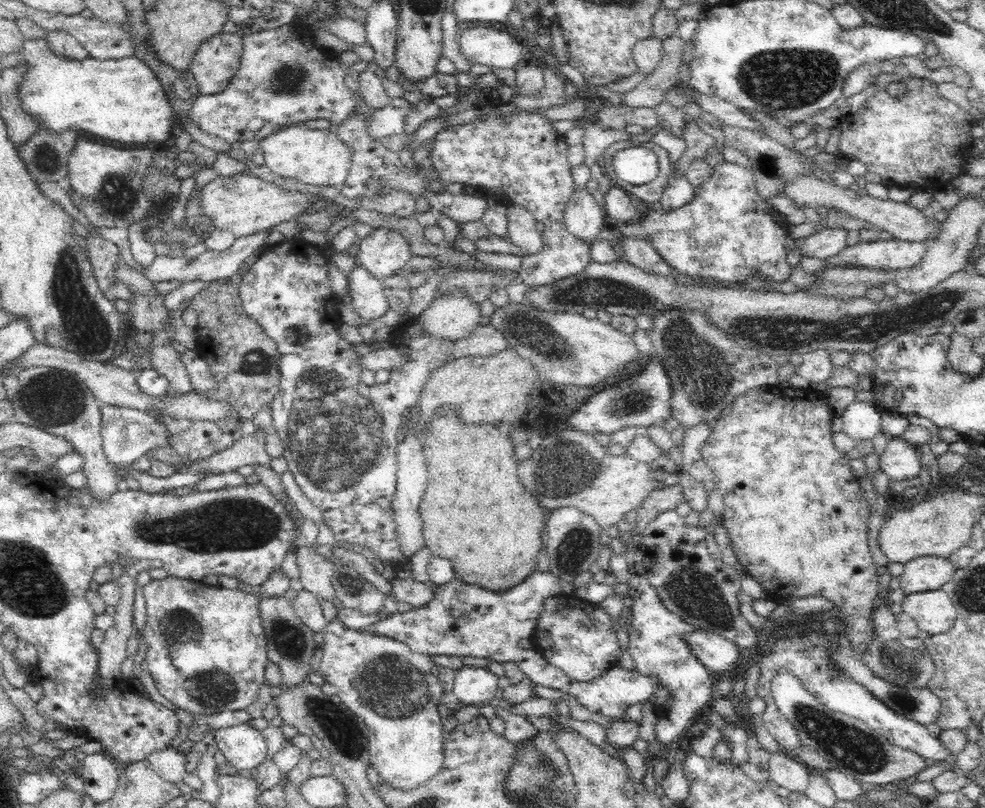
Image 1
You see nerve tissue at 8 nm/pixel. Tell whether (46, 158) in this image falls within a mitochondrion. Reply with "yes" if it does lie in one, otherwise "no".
yes

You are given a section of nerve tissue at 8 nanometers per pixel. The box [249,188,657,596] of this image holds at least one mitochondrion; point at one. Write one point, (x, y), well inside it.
(337, 432)

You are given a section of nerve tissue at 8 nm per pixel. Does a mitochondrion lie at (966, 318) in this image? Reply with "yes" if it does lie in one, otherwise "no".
yes

